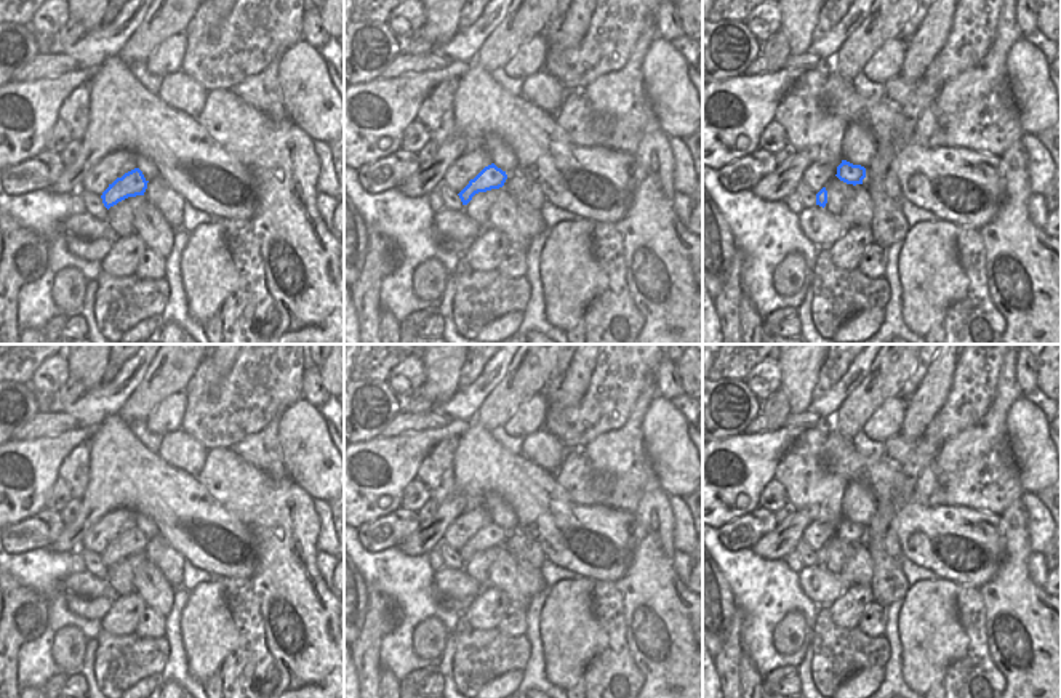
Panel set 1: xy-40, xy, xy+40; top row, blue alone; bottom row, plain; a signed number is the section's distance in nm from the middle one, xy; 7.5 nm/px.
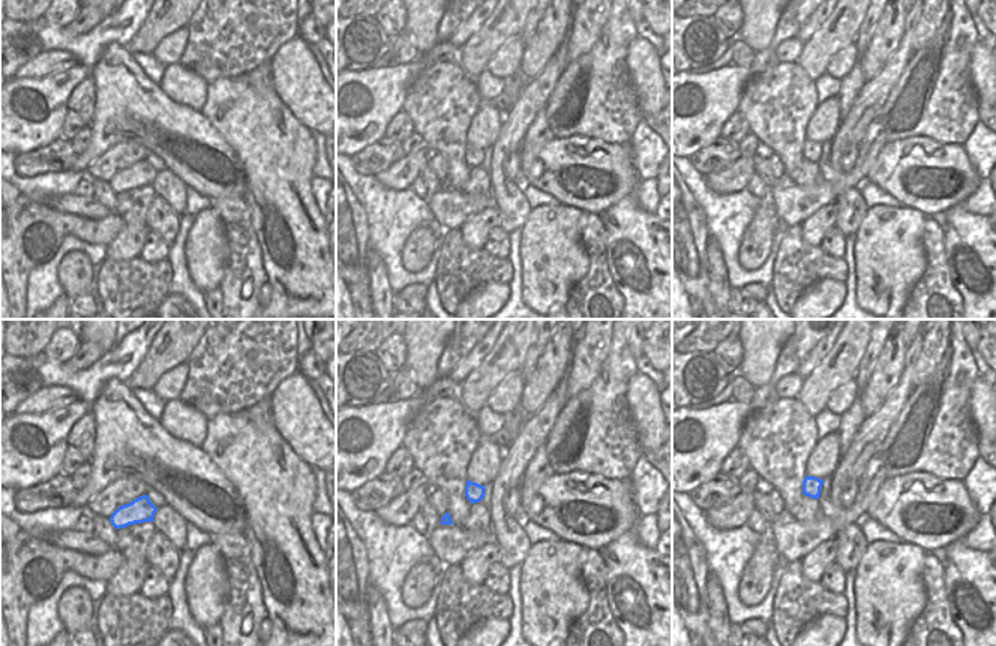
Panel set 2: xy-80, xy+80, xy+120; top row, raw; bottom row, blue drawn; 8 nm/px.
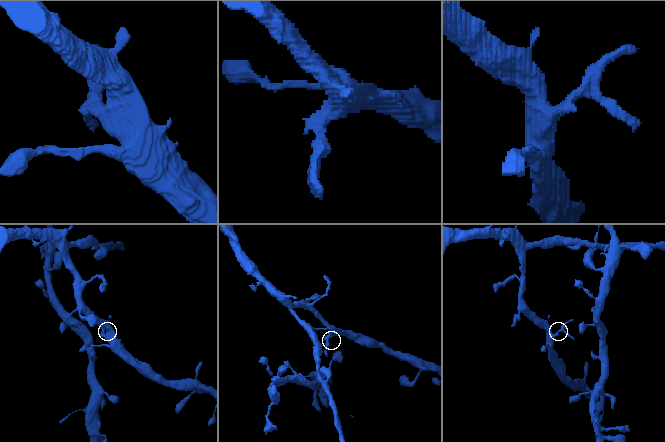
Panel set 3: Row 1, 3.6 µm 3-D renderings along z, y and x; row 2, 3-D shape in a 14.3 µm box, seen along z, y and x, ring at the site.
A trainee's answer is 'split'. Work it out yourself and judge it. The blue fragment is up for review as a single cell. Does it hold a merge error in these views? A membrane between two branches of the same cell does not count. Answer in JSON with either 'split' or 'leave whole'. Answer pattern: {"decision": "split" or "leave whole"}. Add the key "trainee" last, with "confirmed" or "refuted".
{"decision": "split", "trainee": "confirmed"}

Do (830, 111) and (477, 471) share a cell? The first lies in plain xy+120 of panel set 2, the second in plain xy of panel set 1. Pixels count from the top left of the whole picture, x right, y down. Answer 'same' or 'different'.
different

